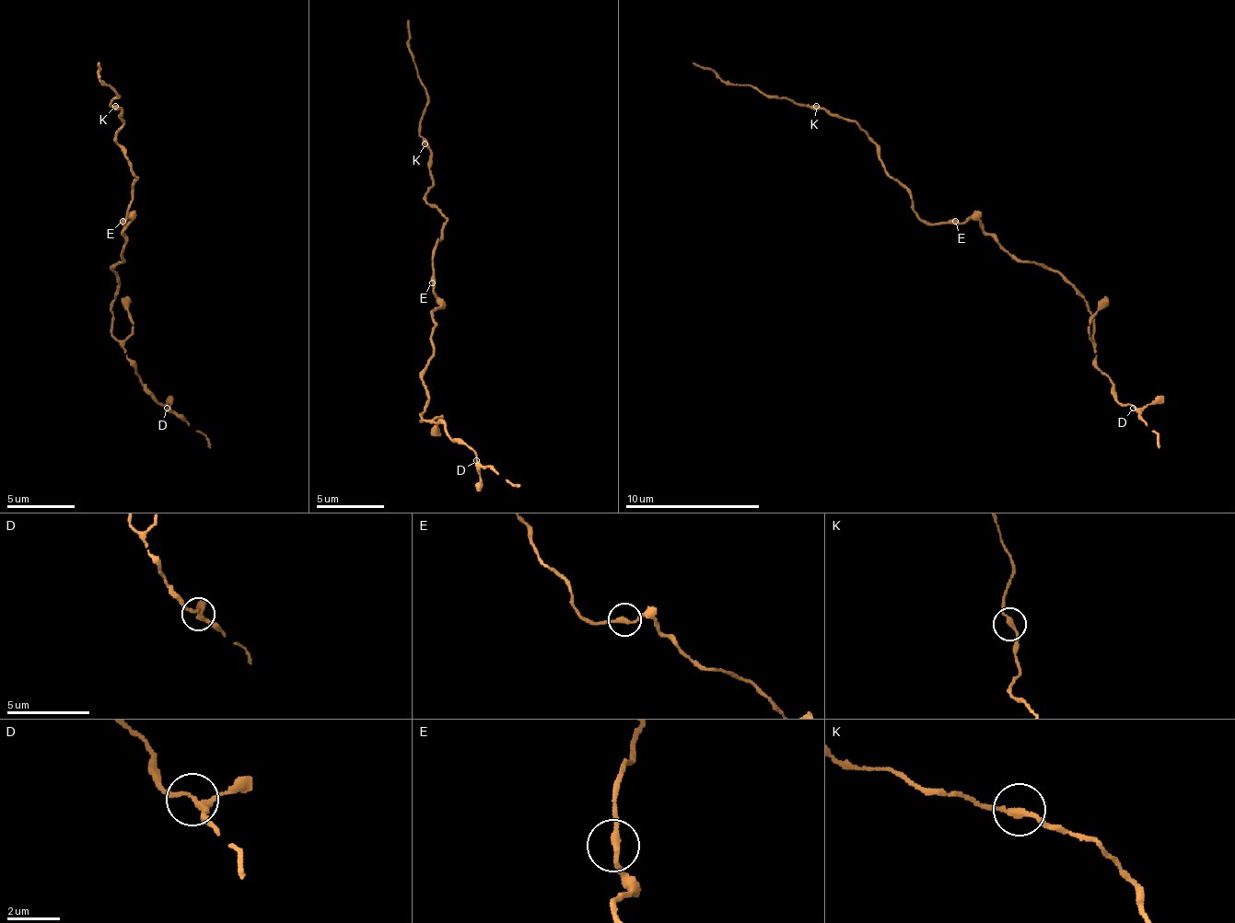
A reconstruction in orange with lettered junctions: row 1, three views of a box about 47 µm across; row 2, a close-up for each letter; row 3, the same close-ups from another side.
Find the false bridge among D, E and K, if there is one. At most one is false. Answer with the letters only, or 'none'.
none

